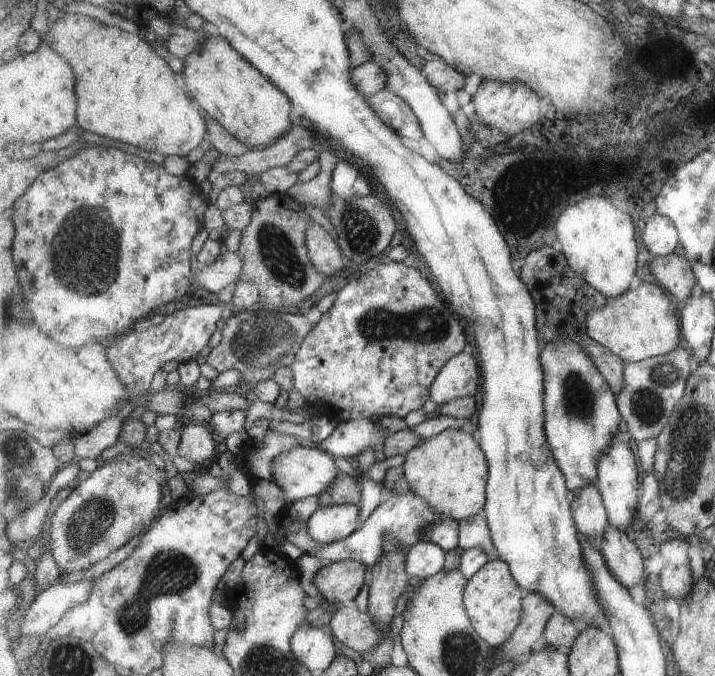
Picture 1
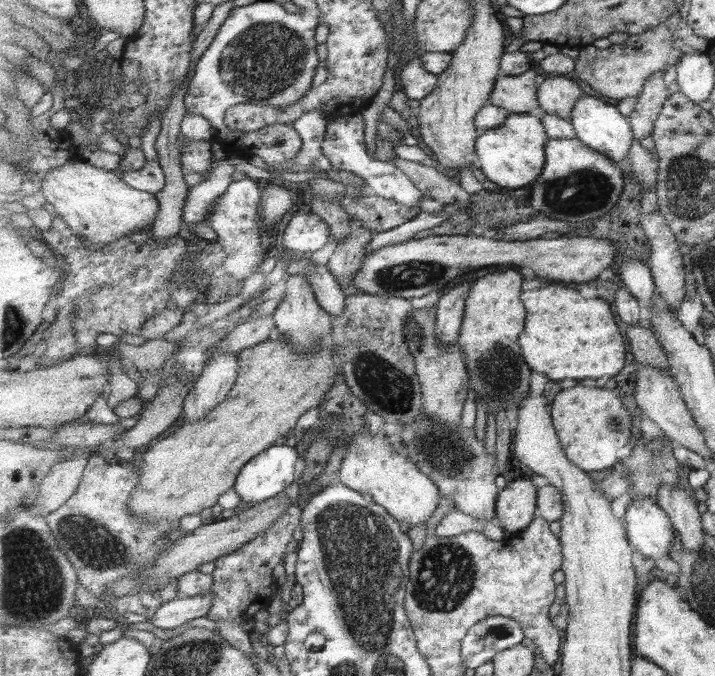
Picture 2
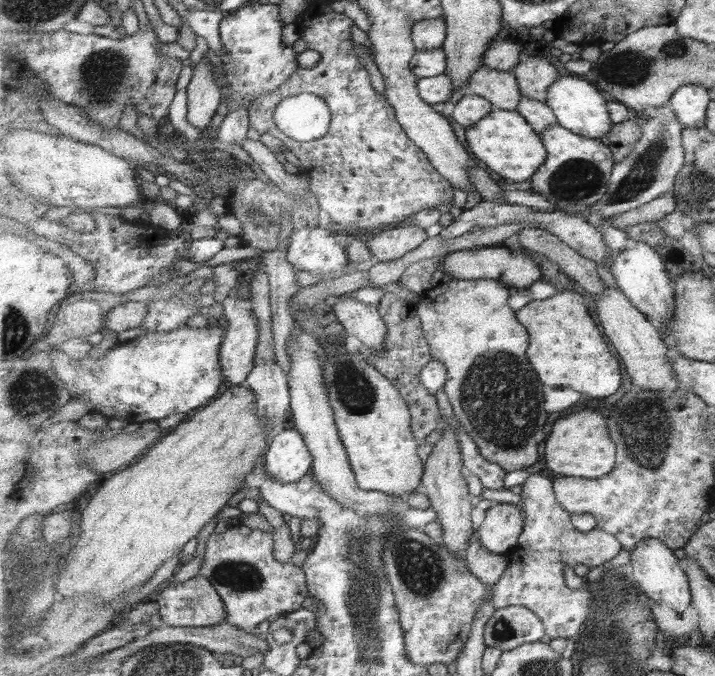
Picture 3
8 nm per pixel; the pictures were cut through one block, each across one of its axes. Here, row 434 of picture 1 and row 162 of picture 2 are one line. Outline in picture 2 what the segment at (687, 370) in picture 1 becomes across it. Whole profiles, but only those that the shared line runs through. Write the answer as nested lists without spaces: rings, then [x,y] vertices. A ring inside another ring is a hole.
[[[635,140],[634,150],[630,150],[629,158],[626,163],[636,174],[637,180],[642,186],[642,192],[651,187],[655,188],[658,184],[659,157],[658,152],[647,150],[640,141]]]

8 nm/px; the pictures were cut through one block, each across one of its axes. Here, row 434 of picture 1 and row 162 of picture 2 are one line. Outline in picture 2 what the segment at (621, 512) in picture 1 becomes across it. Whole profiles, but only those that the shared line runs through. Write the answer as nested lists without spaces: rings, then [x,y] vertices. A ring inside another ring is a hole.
[[[598,94],[581,97],[581,100],[574,108],[574,117],[571,122],[577,131],[577,138],[587,146],[606,154],[611,160],[617,163],[626,162],[629,158],[633,140],[635,140],[633,126],[630,117],[627,117],[613,103],[608,104],[600,100]]]

